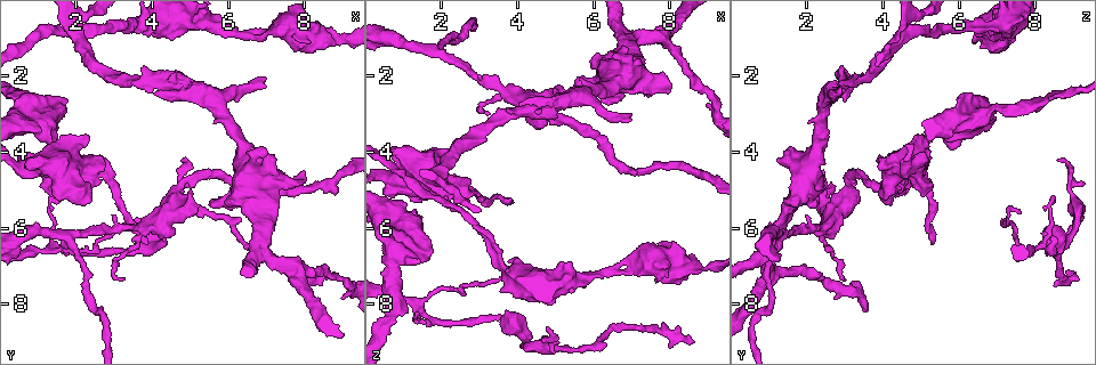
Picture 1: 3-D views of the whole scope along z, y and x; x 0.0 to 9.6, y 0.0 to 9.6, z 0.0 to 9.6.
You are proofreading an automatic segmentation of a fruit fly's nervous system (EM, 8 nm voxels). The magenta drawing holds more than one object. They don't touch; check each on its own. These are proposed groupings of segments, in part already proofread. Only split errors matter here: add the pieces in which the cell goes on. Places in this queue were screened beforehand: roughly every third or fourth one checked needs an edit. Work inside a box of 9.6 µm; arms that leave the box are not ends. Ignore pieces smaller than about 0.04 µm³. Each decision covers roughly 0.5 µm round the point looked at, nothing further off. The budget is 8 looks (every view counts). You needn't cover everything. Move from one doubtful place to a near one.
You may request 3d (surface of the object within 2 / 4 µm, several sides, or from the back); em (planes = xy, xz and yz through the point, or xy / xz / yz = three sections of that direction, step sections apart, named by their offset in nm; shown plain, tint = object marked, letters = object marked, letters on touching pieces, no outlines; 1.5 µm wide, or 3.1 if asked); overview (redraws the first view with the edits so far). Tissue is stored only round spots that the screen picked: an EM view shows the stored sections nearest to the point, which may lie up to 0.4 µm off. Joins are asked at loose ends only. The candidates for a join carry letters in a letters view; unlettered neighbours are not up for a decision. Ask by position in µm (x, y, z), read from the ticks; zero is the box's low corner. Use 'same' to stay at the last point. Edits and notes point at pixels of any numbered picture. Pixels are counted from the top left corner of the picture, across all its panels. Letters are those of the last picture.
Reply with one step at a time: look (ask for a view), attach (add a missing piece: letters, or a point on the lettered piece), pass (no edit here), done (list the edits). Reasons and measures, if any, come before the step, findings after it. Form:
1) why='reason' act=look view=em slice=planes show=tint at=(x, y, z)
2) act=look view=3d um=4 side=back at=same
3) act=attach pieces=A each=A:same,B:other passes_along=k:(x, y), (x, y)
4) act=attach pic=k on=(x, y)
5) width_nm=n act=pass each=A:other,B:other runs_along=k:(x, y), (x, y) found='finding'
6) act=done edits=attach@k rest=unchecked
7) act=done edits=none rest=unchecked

why='free end' act=look view=3d um=2 at=(7.85, 4.85, 1.95)

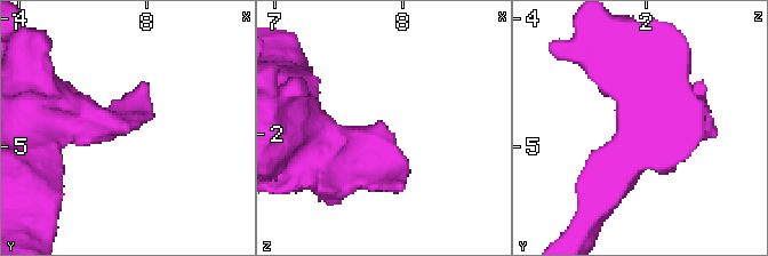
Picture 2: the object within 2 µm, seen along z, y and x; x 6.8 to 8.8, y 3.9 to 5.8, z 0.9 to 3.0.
why='need the tissue' act=look view=em slice=xz step=8 show=letters at=(7.90, 4.80, 1.98)

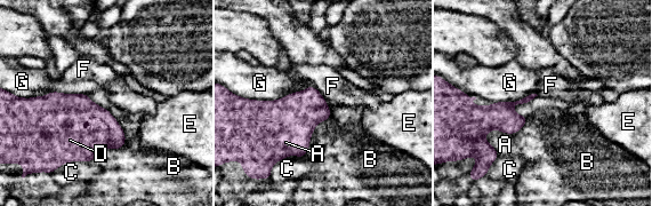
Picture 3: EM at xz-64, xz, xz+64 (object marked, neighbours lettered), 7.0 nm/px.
longest_contact=G:360nm act=pass each=A:other,B:other,C:other,D:other,E:other,F:other,G:other found='no lettered piece goes on from it'

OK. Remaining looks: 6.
why='tapers out' act=look view=3d um=4 at=(4.80, 4.30, 8.65)

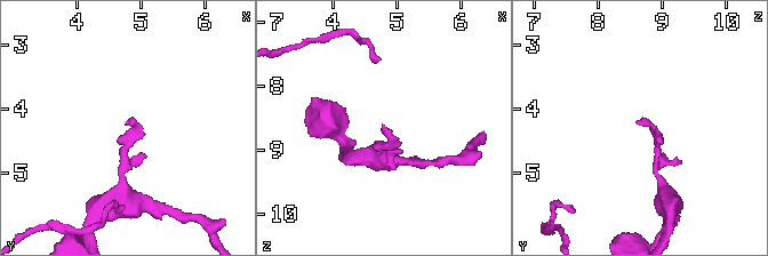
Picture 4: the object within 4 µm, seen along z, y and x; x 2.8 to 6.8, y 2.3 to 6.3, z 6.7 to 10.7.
why='now the EM' act=look view=em slice=planes show=letters at=(4.80, 4.30, 8.60)

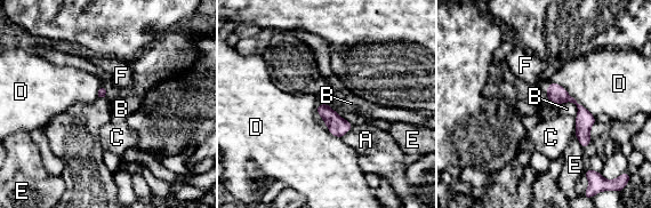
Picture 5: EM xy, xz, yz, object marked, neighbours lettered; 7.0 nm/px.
act=pass each=A:other,B:other,C:other,D:other,E:other,F:other border=5:(551, 80), (561, 85), (594, 117) found='no lettered piece goes on from it'

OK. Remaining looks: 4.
why='an open end' act=look view=em slice=planes show=letters at=(8.50, 7.15, 8.85)

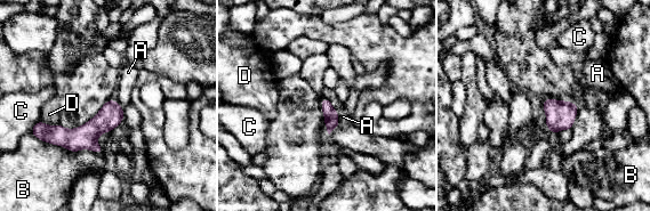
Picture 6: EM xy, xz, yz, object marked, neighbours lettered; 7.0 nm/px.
longest_contact=B:480nm act=pass each=A:other,B:other,C:other,D:other border=6:(337, 112), (338, 127) found='none of them fits'

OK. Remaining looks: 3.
act=done edits=none rest=unchecked

